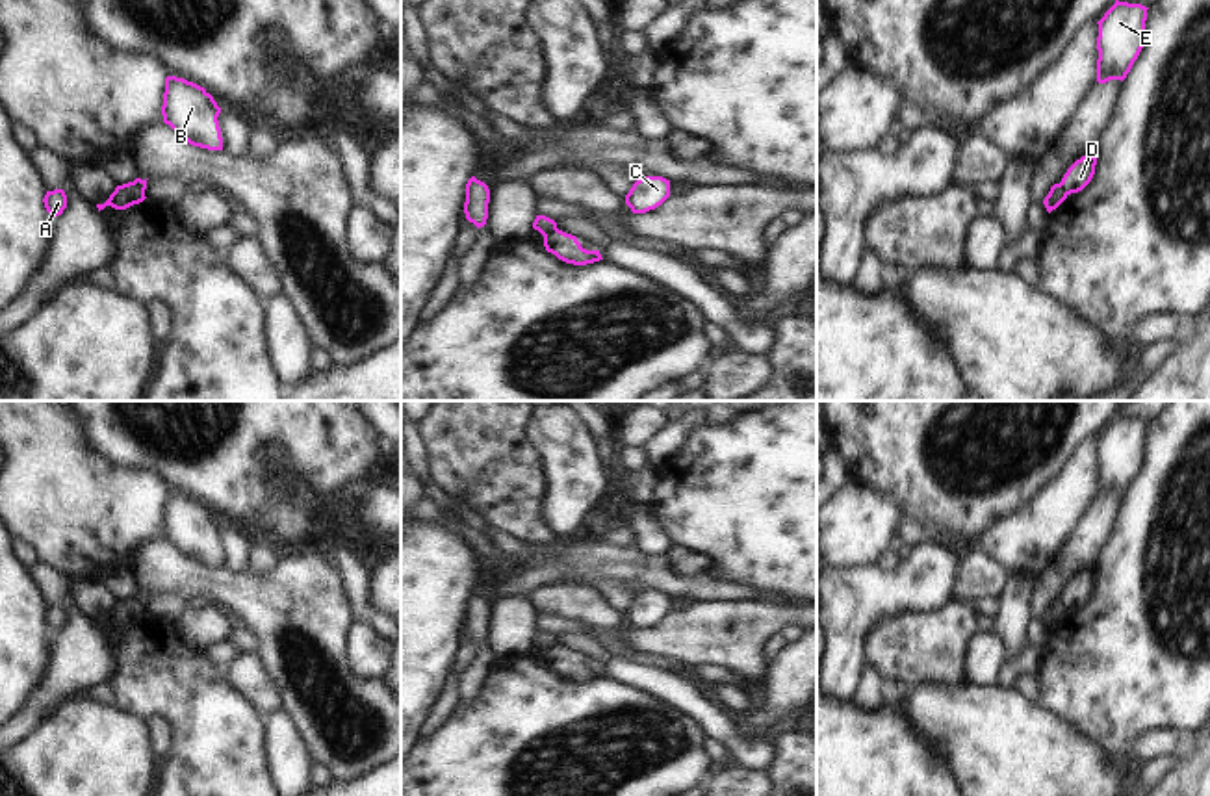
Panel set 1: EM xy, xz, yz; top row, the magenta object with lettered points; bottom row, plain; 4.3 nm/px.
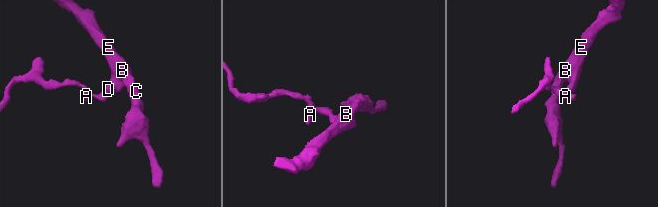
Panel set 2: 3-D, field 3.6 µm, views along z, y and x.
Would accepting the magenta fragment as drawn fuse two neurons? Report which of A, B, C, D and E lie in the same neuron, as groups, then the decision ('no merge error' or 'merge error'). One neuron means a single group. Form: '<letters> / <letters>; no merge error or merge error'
A / B C D E; merge error

